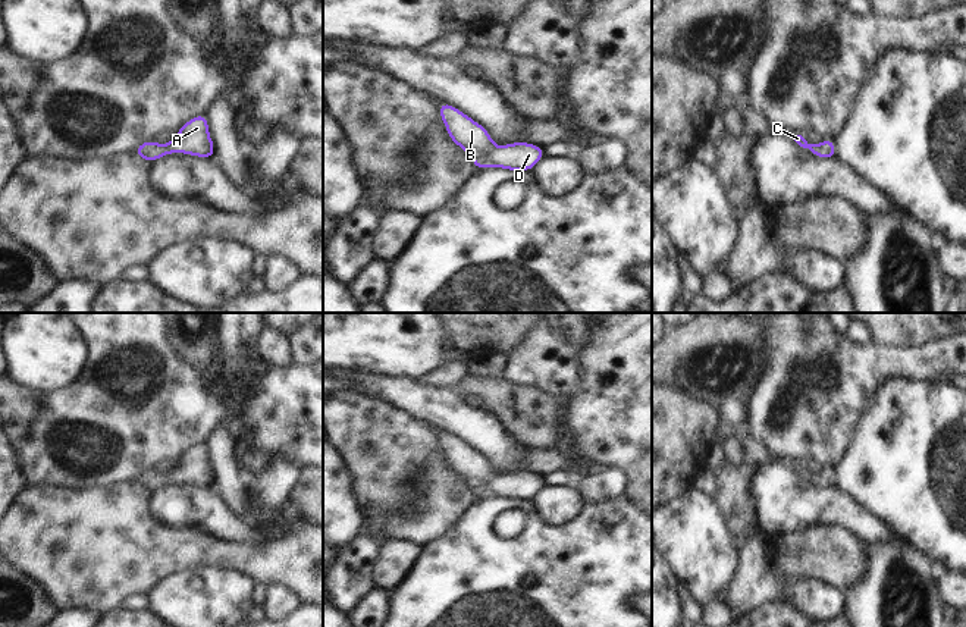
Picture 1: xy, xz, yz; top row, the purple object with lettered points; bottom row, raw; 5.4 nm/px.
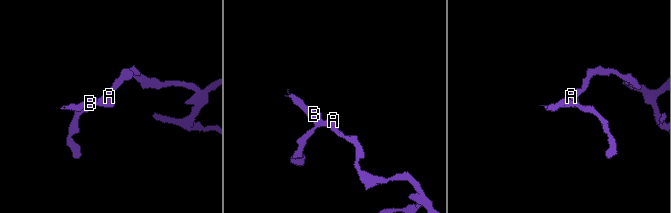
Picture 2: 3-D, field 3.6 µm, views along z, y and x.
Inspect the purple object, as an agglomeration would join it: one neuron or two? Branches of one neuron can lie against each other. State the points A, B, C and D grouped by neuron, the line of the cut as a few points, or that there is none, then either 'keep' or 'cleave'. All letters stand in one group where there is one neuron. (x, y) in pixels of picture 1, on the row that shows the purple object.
A B C D; no cut; keep

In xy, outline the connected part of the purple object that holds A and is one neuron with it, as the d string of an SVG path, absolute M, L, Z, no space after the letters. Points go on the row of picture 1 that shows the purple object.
M198 115L178 129L178 137L160 145L156 141L139 144L134 153L147 162L154 162L172 153L185 153L197 157L214 157L214 144L208 135L208 120L206 115Z

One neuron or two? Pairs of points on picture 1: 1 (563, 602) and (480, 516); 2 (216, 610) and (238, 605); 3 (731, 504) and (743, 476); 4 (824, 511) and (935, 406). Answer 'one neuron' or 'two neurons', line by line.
1: one neuron
2: one neuron
3: one neuron
4: two neurons

